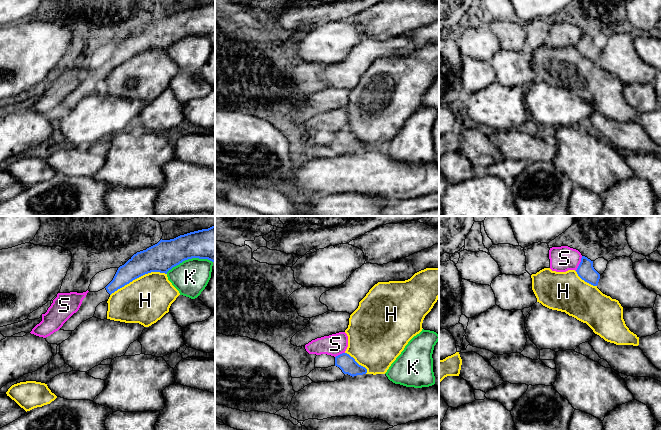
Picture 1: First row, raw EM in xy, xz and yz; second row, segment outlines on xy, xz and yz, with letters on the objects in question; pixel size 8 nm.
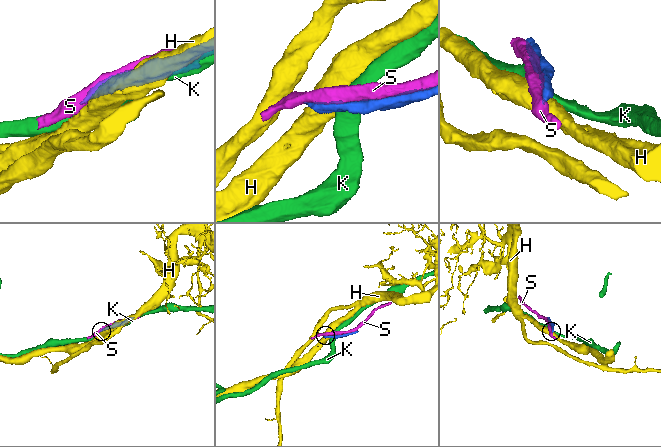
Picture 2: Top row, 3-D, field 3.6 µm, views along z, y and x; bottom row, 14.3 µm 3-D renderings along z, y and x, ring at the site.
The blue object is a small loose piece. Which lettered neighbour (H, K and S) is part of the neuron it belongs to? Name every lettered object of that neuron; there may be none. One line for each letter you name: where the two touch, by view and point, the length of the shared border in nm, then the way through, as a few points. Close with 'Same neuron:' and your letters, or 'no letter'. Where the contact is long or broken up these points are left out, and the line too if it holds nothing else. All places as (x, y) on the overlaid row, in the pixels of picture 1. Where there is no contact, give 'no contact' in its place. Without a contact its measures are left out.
S: contact yz (580, 263); length 130 nm
Same neuron: S

